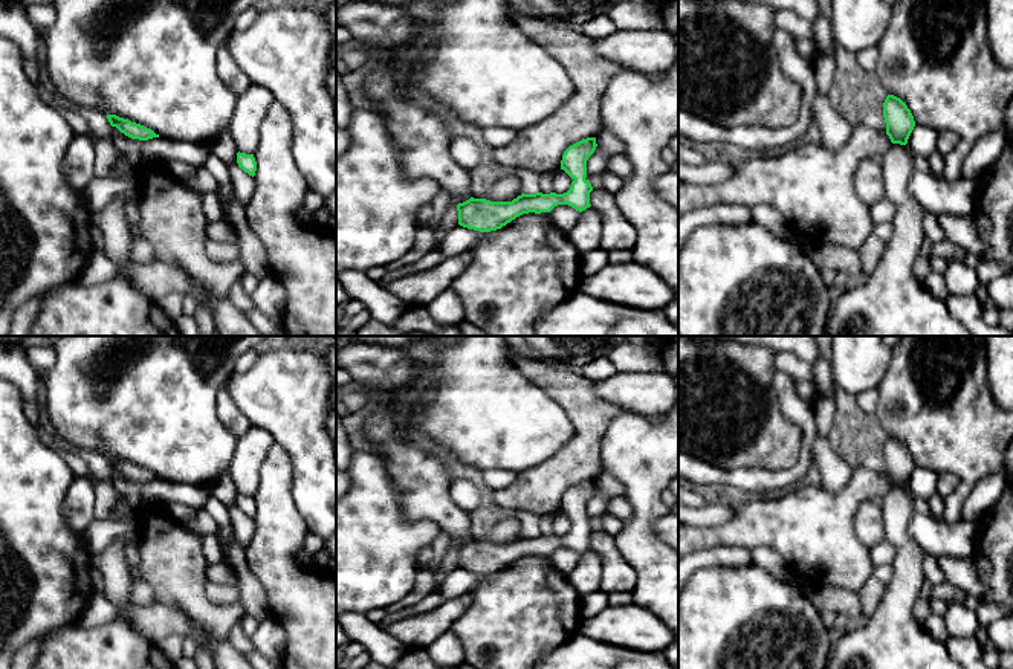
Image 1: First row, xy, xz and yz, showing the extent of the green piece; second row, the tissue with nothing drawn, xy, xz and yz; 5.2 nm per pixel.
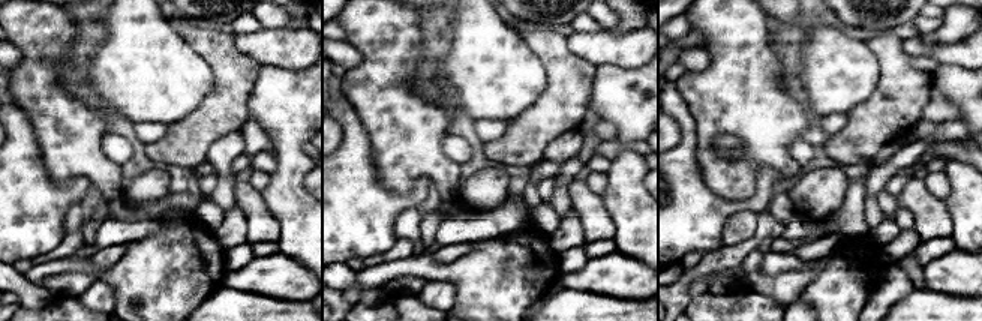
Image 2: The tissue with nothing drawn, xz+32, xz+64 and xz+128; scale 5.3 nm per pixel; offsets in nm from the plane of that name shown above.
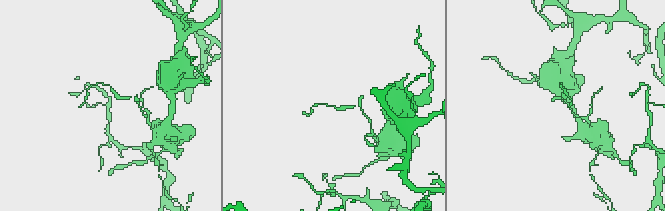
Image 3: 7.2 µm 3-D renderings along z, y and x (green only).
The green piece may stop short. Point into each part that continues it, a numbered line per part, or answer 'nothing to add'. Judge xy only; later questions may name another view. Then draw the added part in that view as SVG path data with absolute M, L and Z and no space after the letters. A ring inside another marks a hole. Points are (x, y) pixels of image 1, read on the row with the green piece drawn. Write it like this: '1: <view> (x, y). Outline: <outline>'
nothing to add

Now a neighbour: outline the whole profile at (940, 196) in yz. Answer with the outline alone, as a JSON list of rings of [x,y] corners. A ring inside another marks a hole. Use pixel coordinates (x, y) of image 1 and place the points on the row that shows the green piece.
[[[917,170],[912,171],[908,183],[912,199],[935,215],[975,215],[982,189],[984,177],[960,176],[956,180],[947,180]]]

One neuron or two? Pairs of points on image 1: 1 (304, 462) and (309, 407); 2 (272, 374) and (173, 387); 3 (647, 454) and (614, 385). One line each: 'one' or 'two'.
1: one
2: two
3: two

